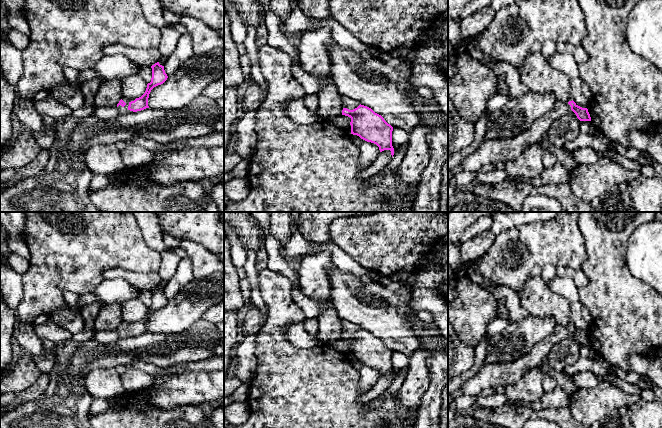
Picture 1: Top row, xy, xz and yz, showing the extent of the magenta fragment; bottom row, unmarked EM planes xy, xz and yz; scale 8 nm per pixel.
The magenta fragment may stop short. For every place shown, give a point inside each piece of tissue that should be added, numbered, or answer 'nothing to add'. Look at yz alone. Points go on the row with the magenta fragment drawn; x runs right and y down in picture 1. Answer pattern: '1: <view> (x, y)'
1: yz (503, 150)

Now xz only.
1: xz (348, 103)

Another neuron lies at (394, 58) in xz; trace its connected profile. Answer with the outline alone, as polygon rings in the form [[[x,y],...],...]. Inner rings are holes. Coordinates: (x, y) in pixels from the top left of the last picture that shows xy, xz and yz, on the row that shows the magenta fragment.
[[[400,47],[389,52],[381,52],[379,59],[391,67],[398,67],[406,61],[406,57],[409,53],[410,50],[408,48]]]

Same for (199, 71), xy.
[[[224,47],[193,55],[163,84],[151,90],[148,106],[157,110],[182,109],[202,95],[208,85],[221,78],[224,78]]]

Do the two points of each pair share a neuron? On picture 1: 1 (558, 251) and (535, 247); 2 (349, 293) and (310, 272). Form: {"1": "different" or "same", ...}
{"1": "same", "2": "different"}

